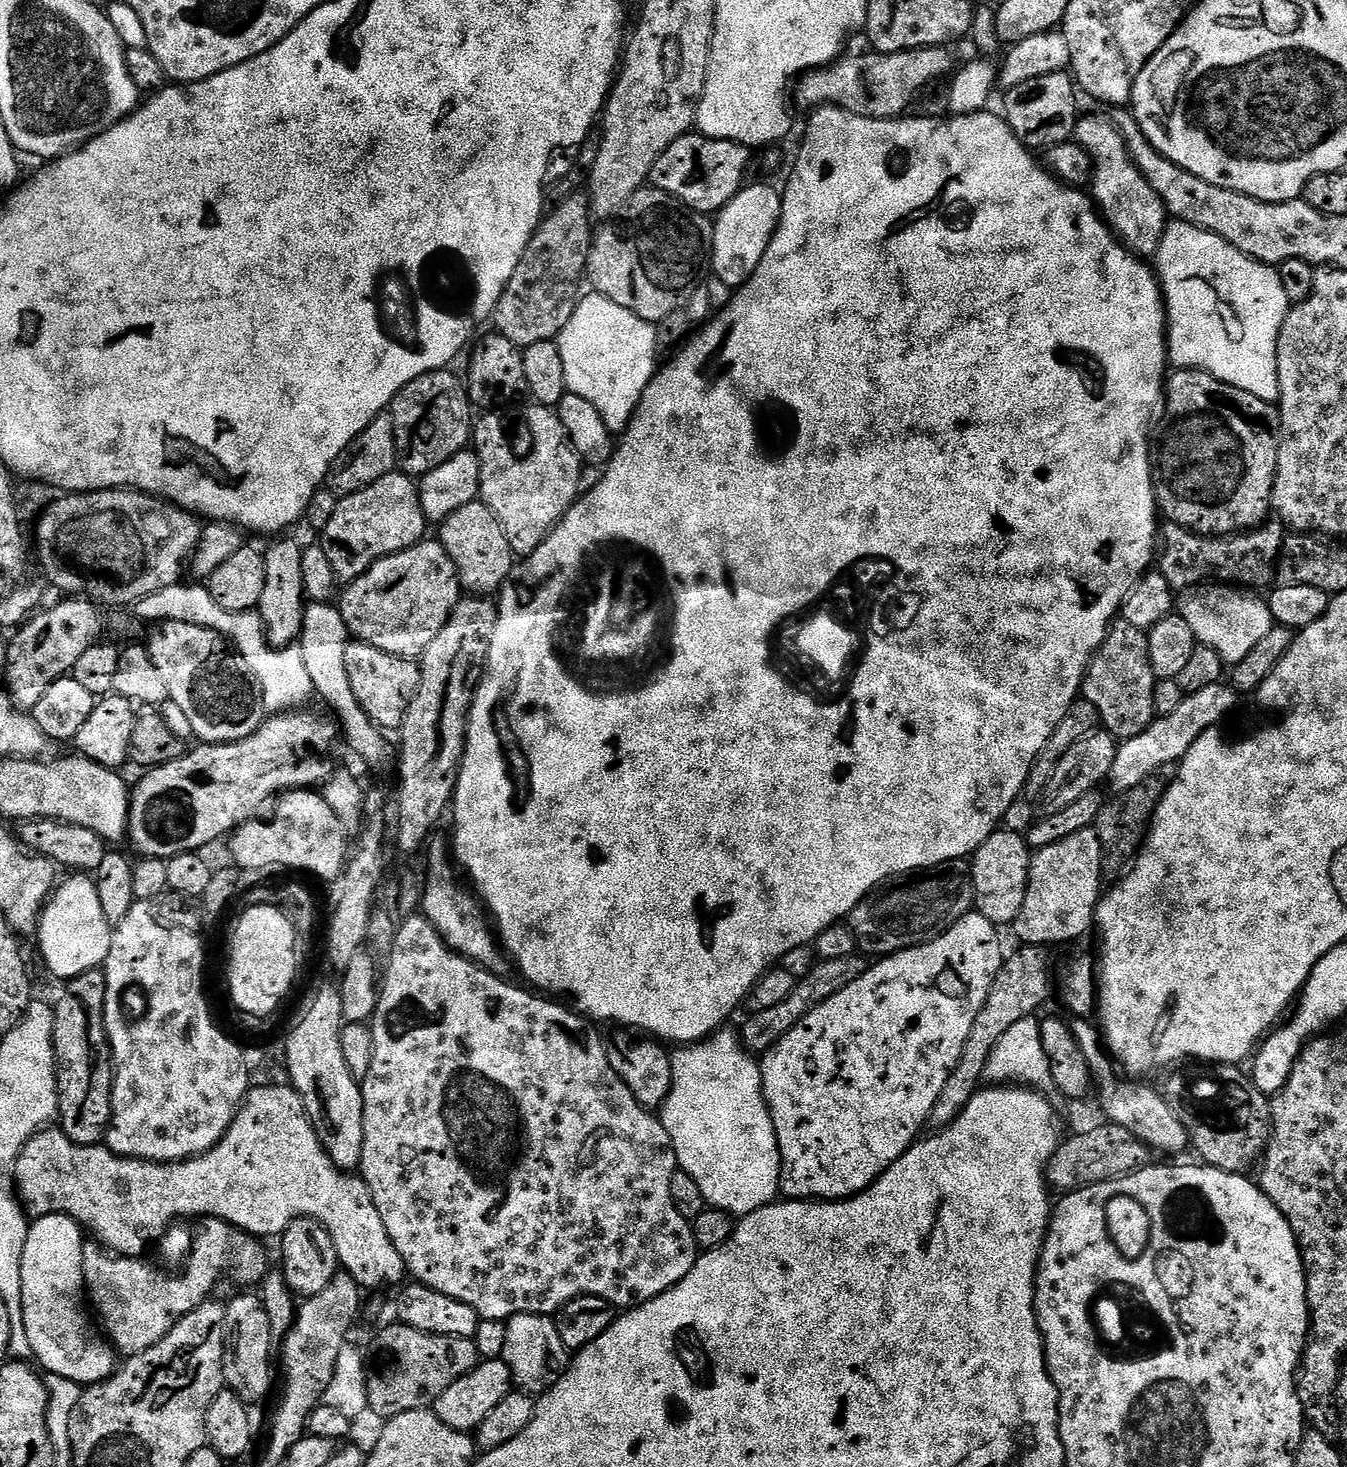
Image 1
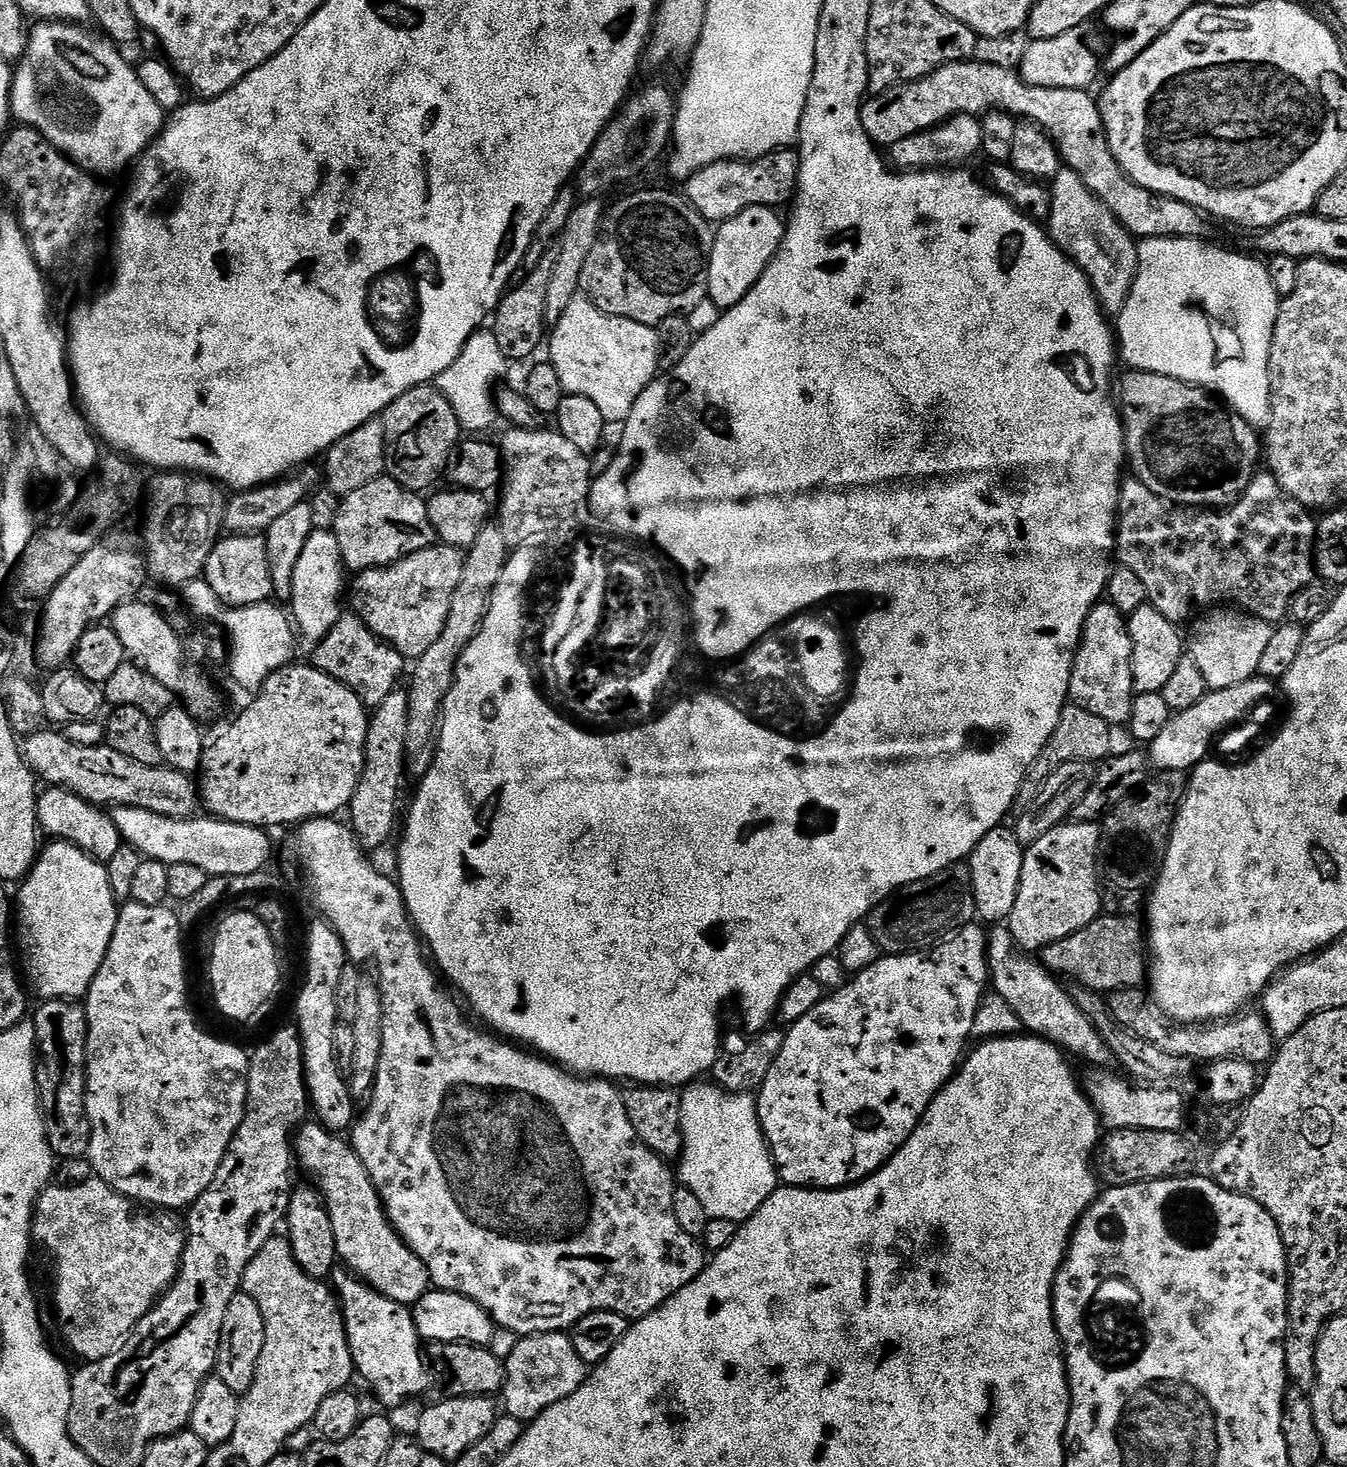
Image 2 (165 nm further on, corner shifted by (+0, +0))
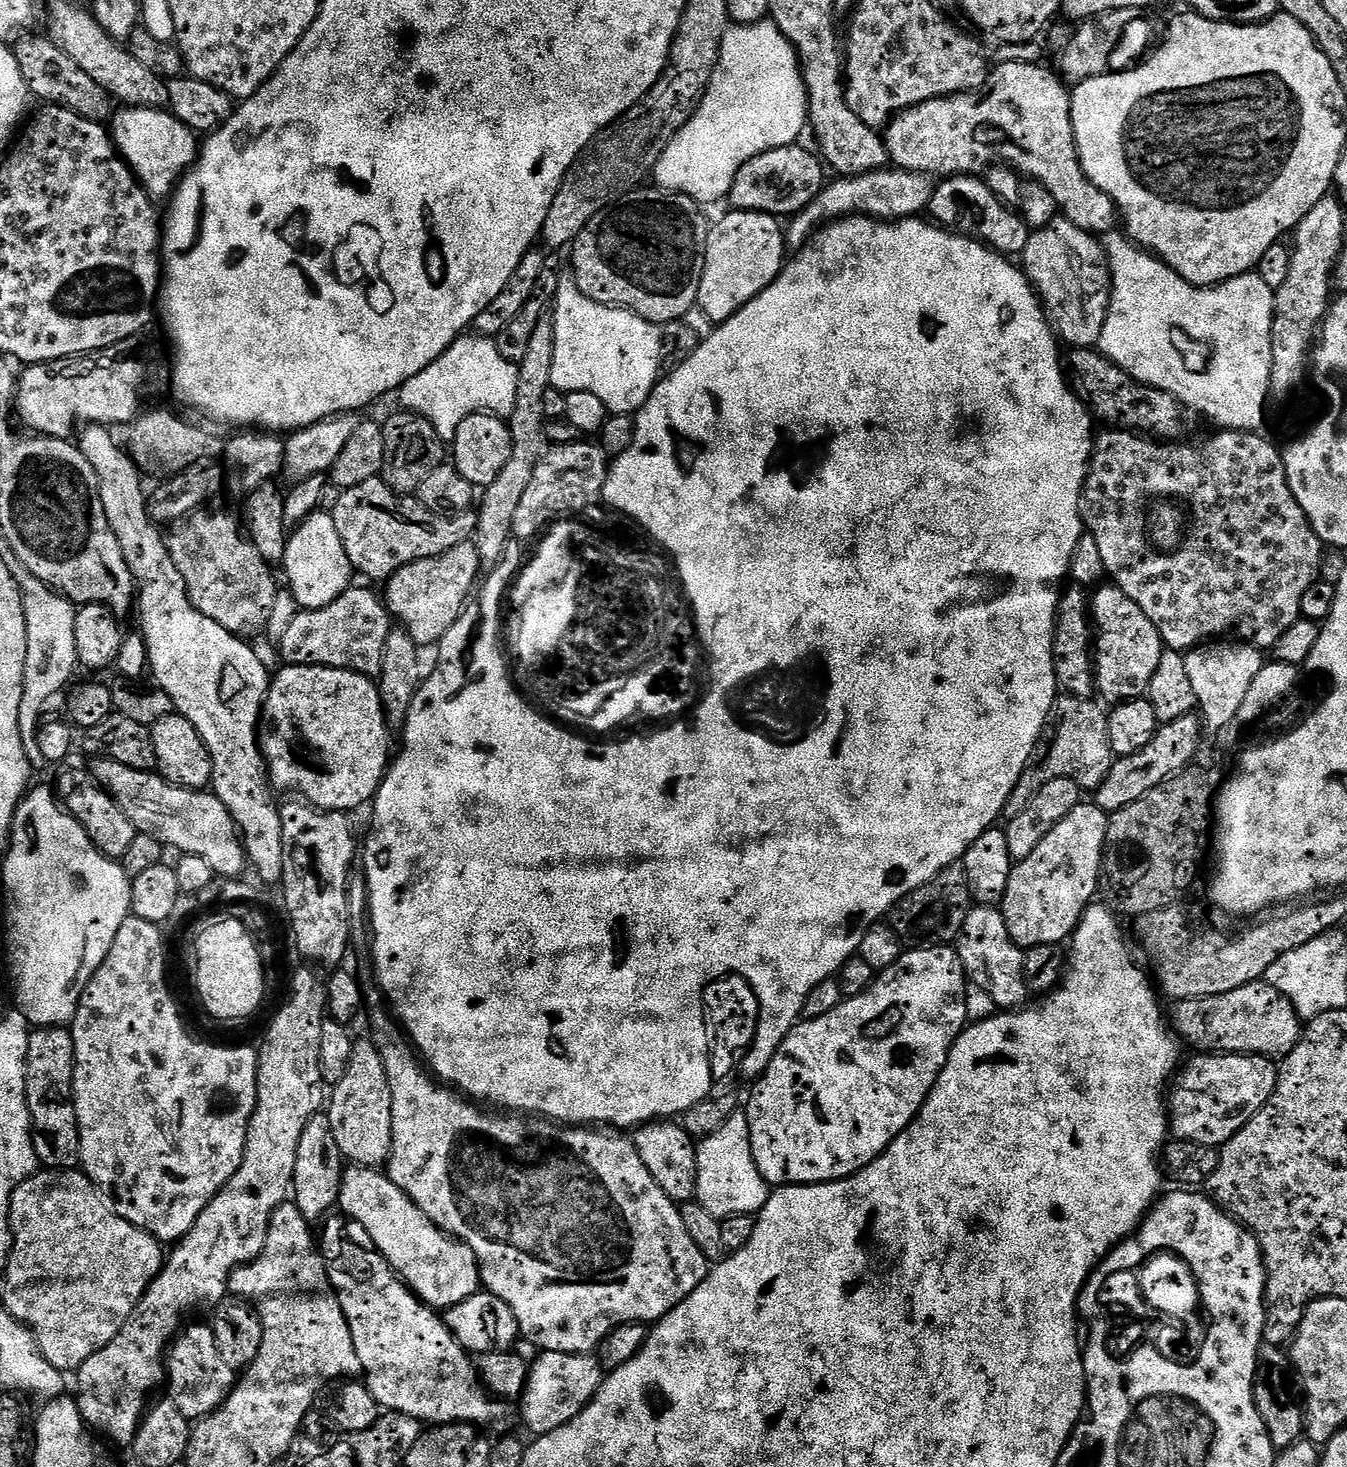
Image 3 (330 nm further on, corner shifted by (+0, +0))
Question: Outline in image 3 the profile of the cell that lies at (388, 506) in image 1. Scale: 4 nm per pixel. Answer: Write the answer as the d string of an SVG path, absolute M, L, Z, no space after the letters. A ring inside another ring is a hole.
M377 478L370 482L362 482L362 486L345 488L338 498L338 504L334 506L331 516L337 526L338 536L353 569L372 580L387 582L402 566L412 564L422 558L430 558L458 546L458 542L471 540L476 534L476 513L469 510L459 512L456 516L436 516L427 512L420 501L409 499L408 508L403 504L401 497L393 492L383 479Z

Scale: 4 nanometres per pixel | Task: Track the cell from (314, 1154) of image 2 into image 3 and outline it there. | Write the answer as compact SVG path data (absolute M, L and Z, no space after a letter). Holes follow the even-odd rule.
M345 1167L338 1208L349 1221L357 1220L364 1227L365 1234L372 1239L371 1247L384 1255L408 1289L429 1308L447 1310L481 1291L480 1263L474 1250L430 1222L383 1171Z

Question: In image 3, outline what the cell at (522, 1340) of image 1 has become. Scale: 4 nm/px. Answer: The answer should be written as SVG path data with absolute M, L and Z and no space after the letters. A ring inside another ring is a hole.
M540 1352L537 1360L531 1361L528 1369L528 1381L524 1387L520 1412L524 1415L524 1424L532 1431L533 1437L545 1436L558 1426L566 1426L589 1404L596 1392L600 1391L600 1384L606 1379L605 1369L595 1355L583 1352Z

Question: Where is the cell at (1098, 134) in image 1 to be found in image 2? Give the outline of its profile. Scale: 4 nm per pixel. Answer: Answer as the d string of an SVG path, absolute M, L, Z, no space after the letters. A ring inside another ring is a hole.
M1061 167L1060 173L1050 181L1052 205L1046 221L1046 231L1057 246L1063 248L1075 260L1088 276L1092 289L1100 300L1100 306L1109 317L1119 317L1120 311L1126 306L1126 298L1130 298L1130 290L1134 286L1134 278L1138 270L1138 240L1124 227L1122 222L1112 213L1101 200L1082 182L1082 178L1070 167Z

